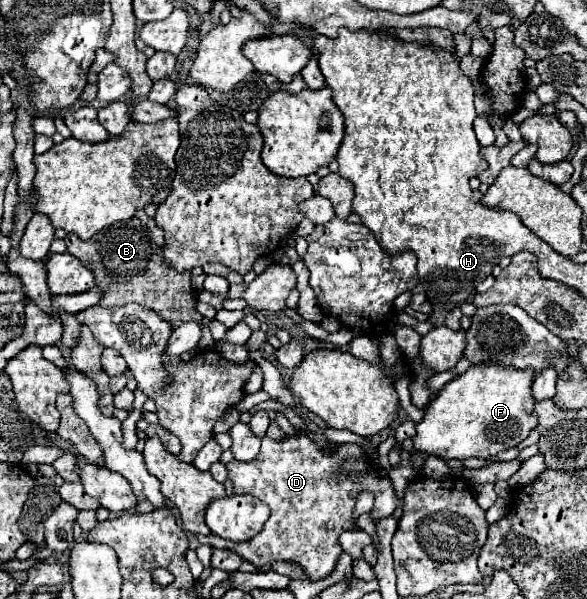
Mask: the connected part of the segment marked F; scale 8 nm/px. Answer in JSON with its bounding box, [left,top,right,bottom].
[414,365,536,459]

